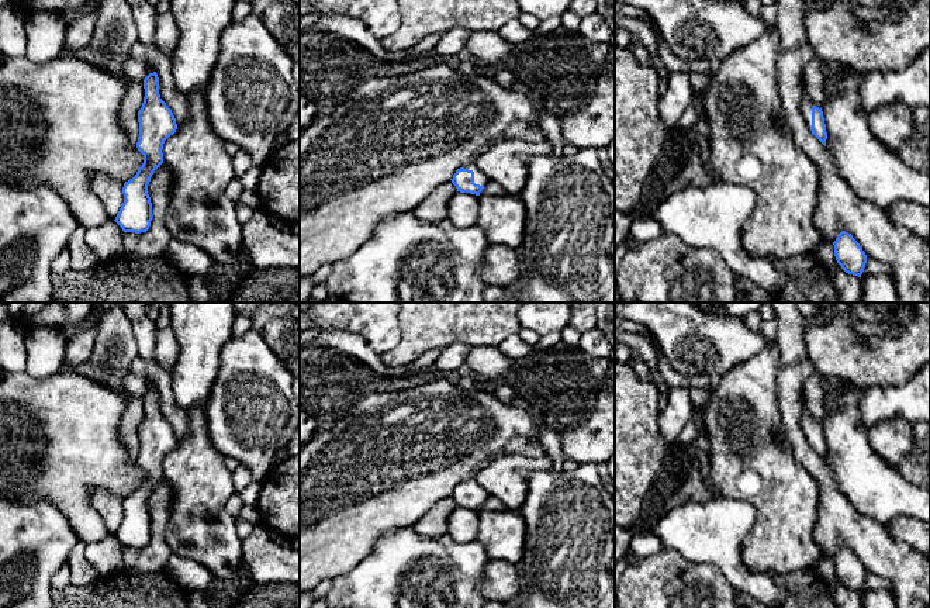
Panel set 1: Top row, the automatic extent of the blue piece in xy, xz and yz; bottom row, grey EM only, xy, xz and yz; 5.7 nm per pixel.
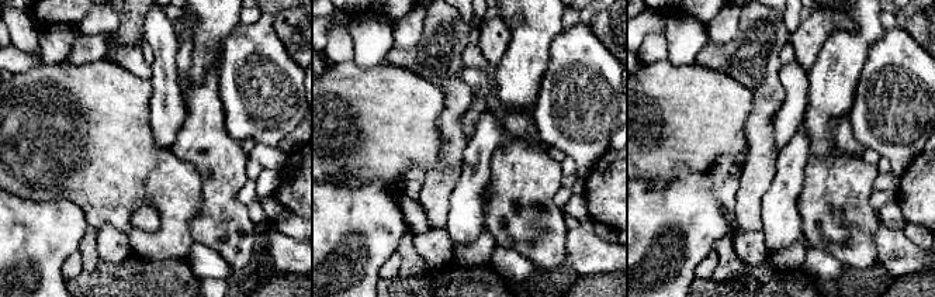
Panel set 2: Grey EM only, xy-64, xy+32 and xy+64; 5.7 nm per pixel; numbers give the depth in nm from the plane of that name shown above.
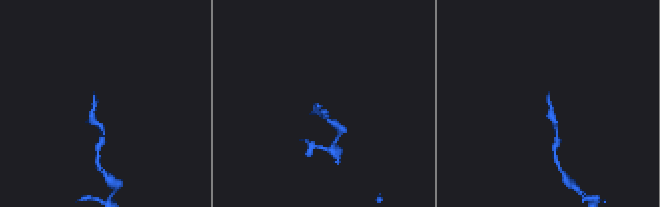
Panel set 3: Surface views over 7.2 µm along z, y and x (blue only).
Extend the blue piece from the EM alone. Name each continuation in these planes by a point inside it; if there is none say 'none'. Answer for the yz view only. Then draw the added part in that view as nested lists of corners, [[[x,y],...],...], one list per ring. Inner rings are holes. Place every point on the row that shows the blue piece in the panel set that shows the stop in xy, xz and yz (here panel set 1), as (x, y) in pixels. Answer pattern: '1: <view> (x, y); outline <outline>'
1: yz (806, 104); outline [[[803,79],[801,82],[801,86],[802,86],[802,91],[803,91],[801,108],[802,108],[802,113],[803,113],[805,122],[810,129],[812,128],[812,107],[813,107],[813,103],[812,103],[810,97],[808,96],[806,84],[805,84]]]

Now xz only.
1: xz (480, 178); outline [[[474,163],[464,165],[463,169],[469,169],[474,172],[474,183],[480,186],[485,186],[488,183],[488,177],[477,169]]]

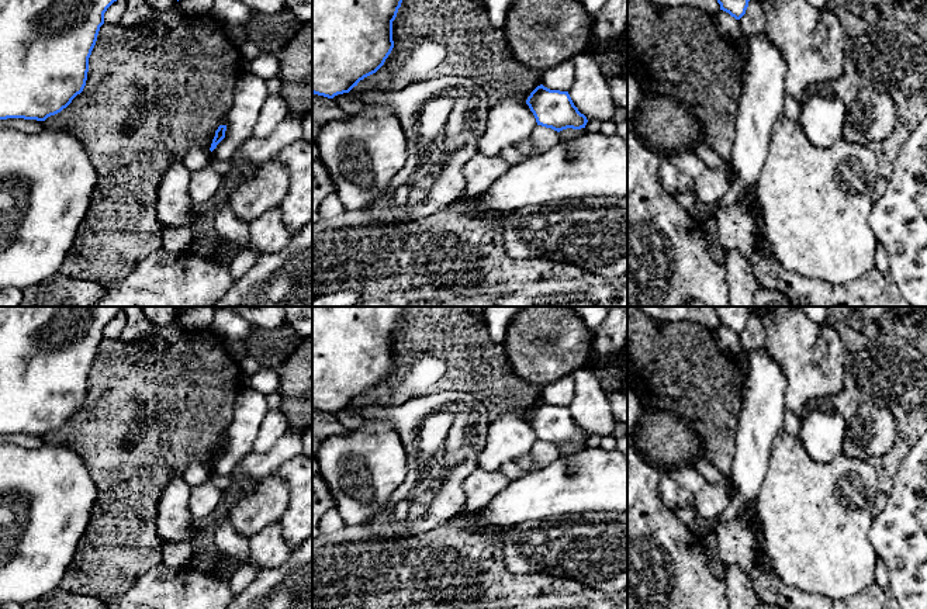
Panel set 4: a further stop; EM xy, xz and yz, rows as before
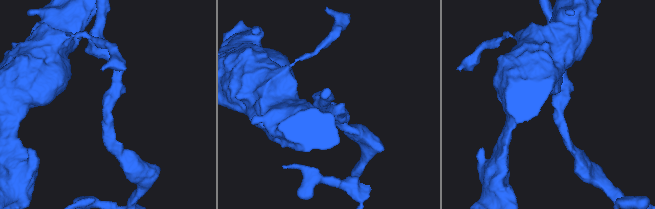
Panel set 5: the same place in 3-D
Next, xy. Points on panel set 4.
none

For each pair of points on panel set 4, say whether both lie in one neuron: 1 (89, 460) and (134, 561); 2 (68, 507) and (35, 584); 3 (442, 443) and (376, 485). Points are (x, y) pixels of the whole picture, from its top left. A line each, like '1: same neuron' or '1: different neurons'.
1: same neuron
2: same neuron
3: different neurons

